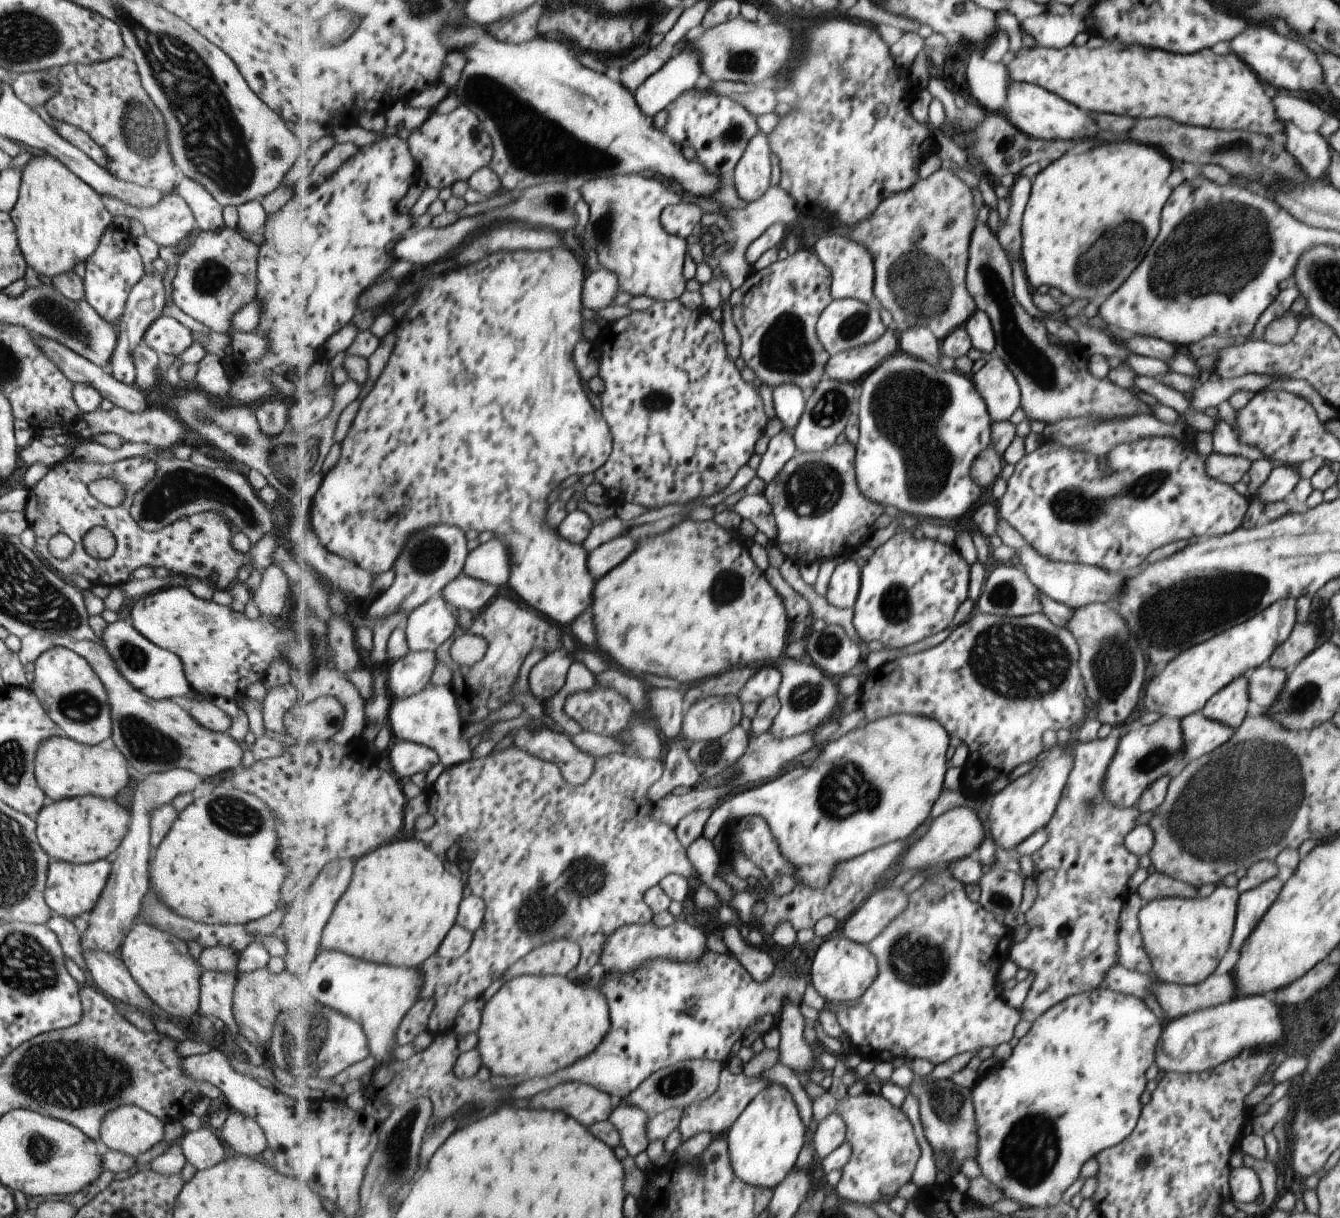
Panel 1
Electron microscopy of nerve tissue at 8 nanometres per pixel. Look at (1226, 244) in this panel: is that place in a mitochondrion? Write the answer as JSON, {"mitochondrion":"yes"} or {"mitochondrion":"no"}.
{"mitochondrion":"yes"}

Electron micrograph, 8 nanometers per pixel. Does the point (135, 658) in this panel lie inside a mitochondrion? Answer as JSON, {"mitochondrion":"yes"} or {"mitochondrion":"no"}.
{"mitochondrion":"yes"}

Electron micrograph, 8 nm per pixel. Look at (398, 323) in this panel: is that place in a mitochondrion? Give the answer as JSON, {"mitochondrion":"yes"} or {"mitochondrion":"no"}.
{"mitochondrion":"no"}

